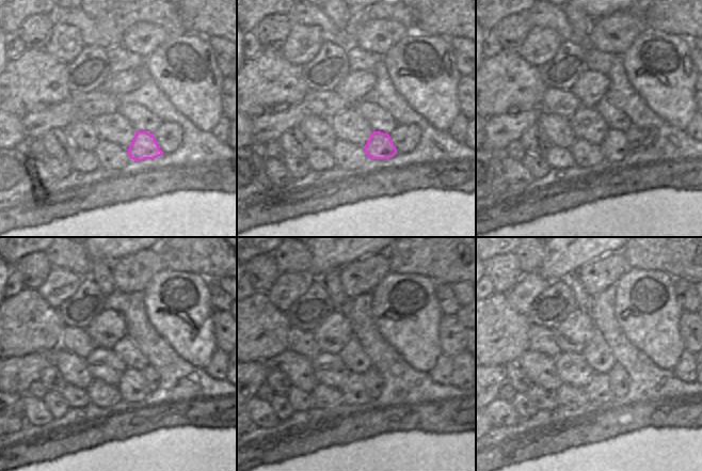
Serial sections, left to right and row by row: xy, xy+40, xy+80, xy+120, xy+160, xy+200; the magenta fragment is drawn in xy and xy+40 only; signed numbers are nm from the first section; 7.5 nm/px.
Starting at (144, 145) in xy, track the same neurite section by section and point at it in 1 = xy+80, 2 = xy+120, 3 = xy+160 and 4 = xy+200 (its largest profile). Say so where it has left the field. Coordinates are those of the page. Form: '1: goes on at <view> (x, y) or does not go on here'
1: goes on at xy+80 (615, 147)
2: goes on at xy+120 (133, 386)
3: goes on at xy+160 (354, 391)
4: goes on at xy+200 (599, 387)

